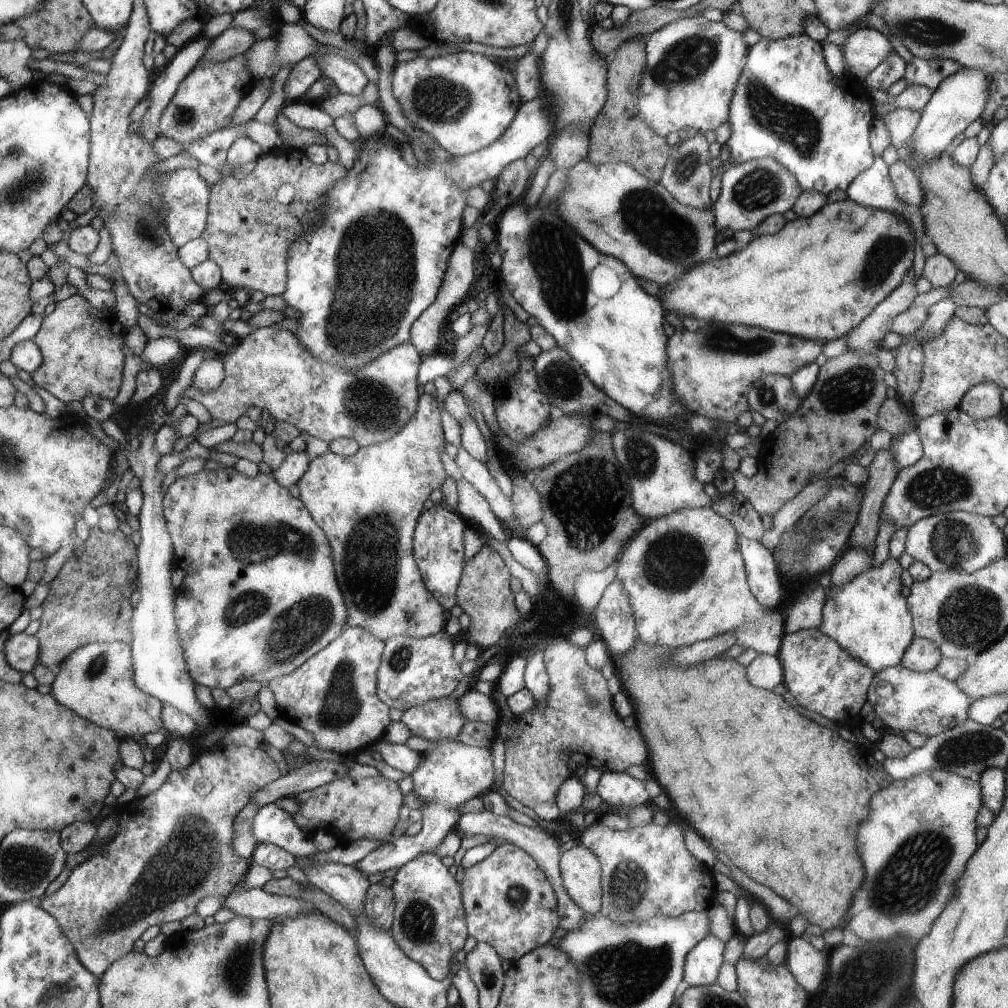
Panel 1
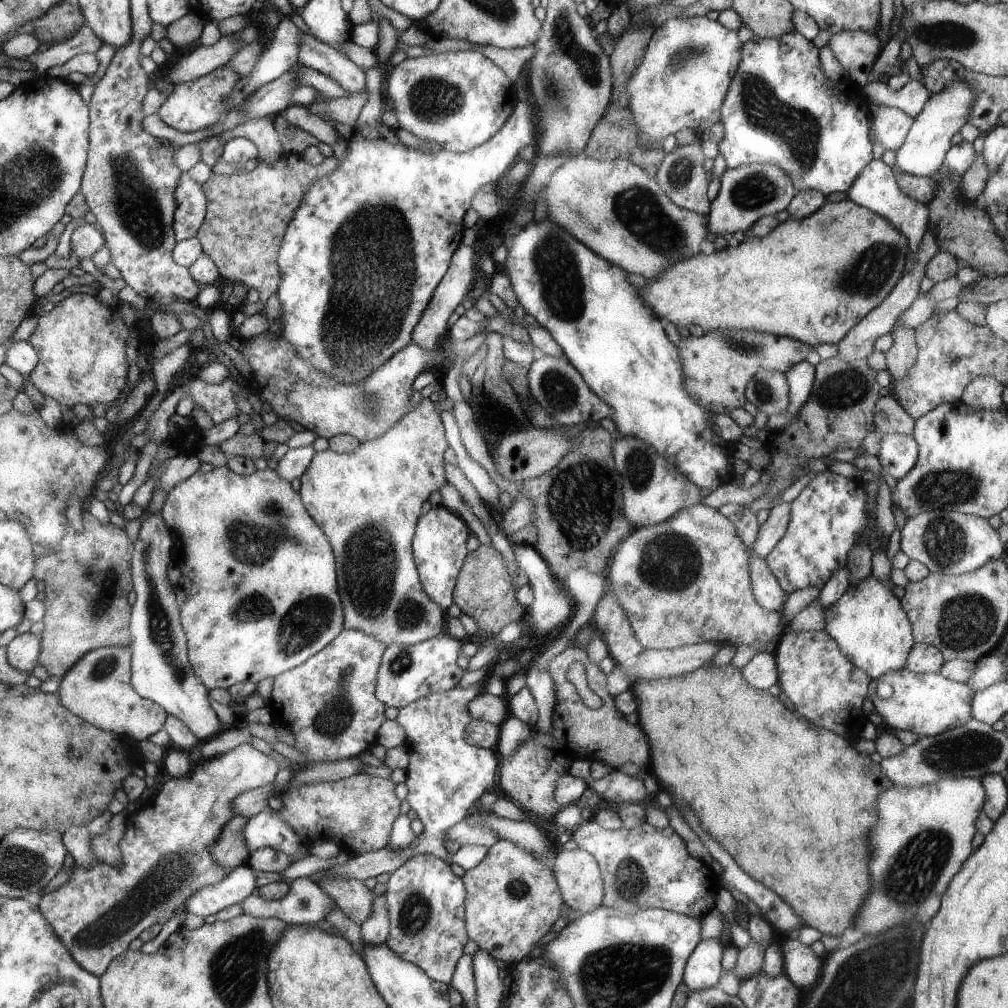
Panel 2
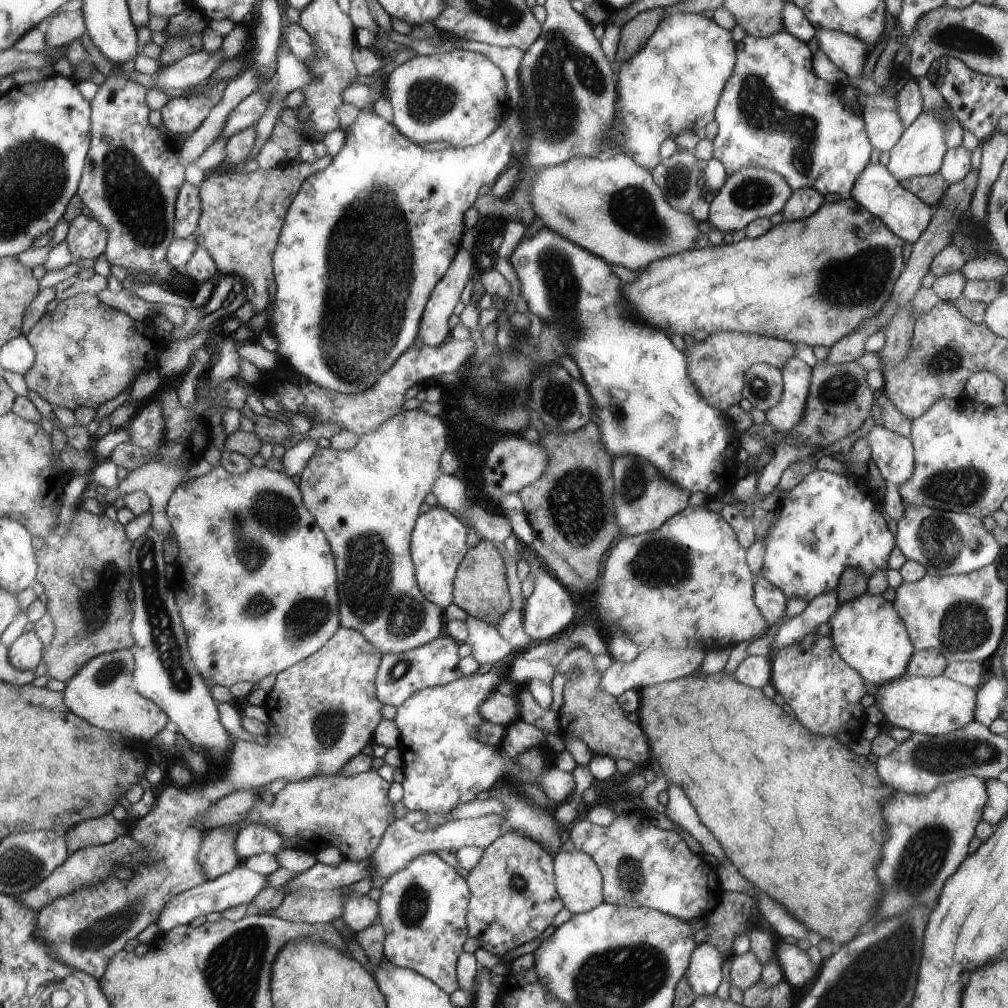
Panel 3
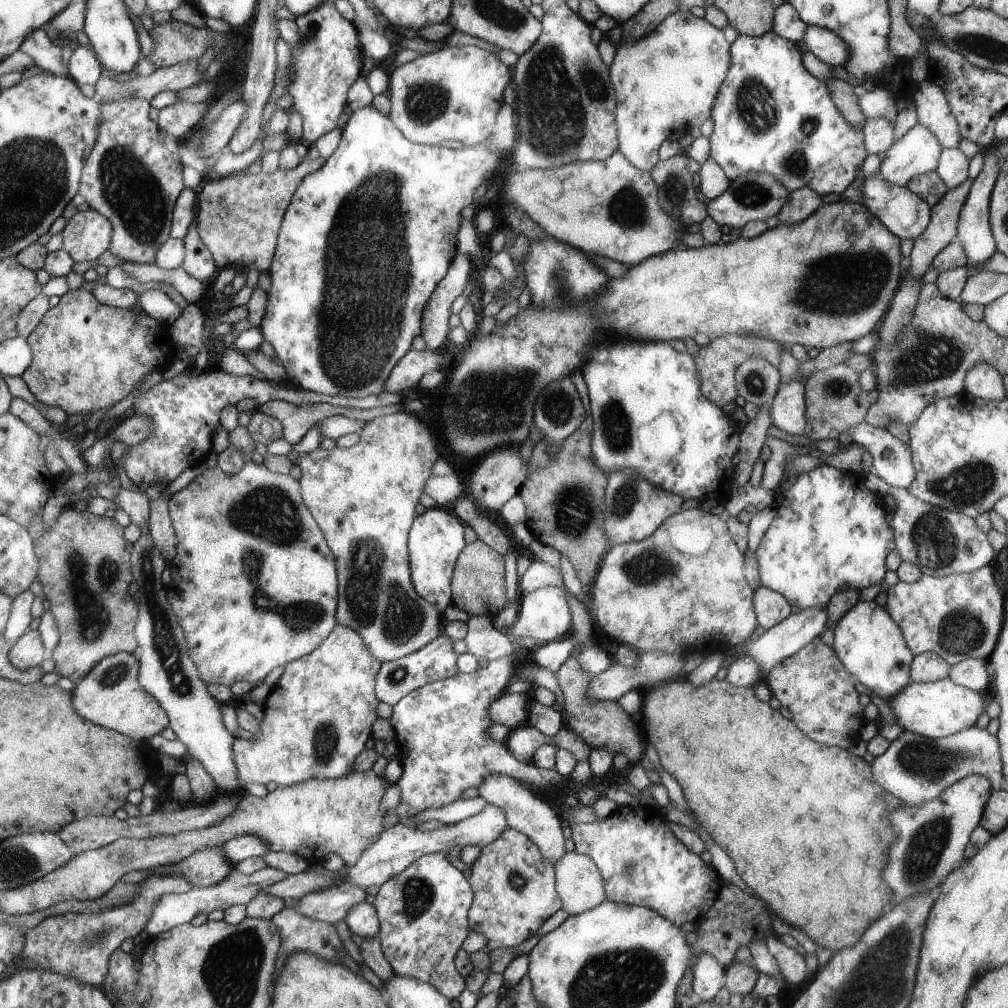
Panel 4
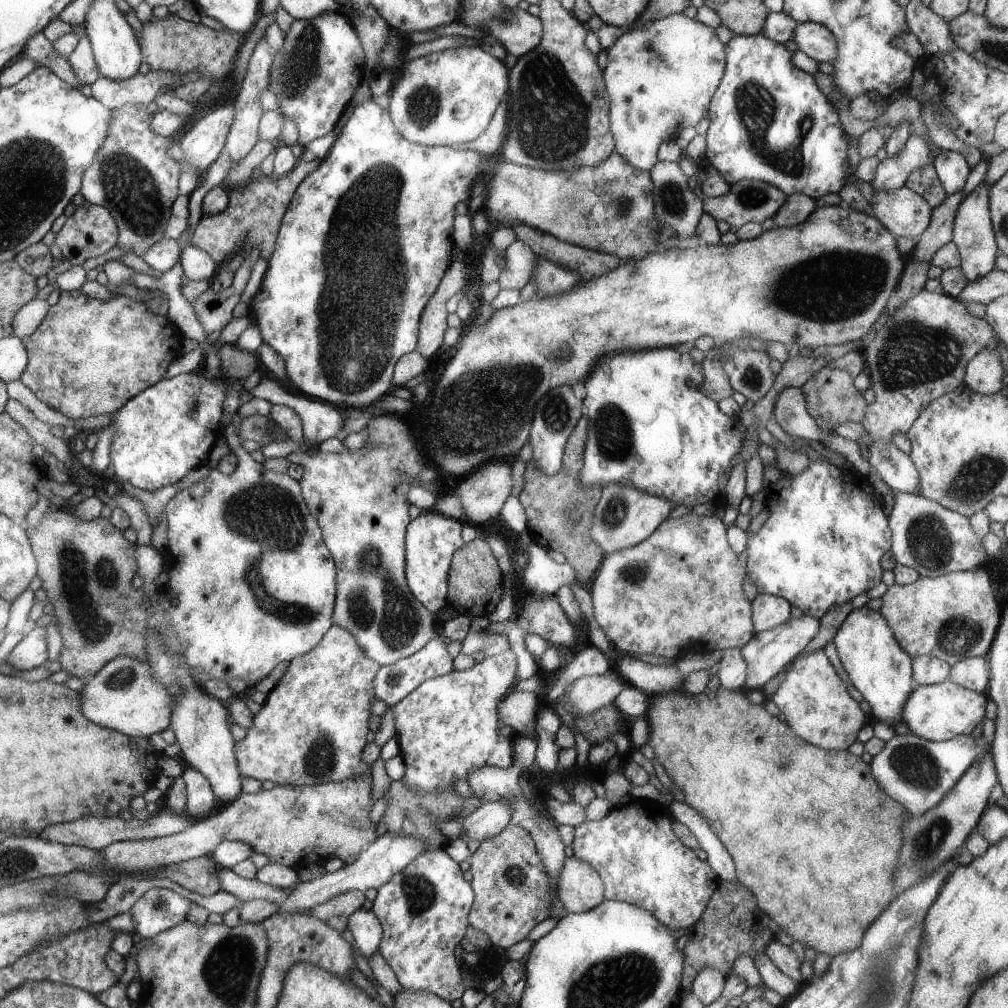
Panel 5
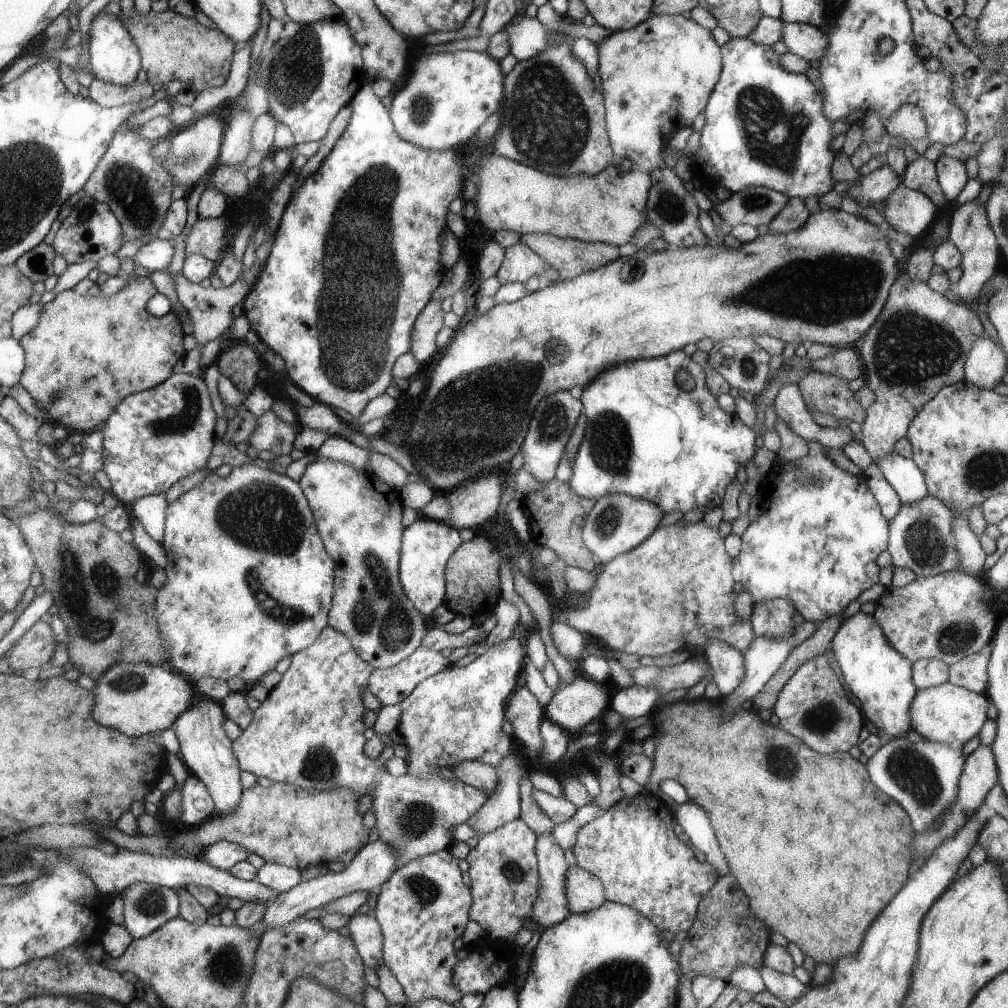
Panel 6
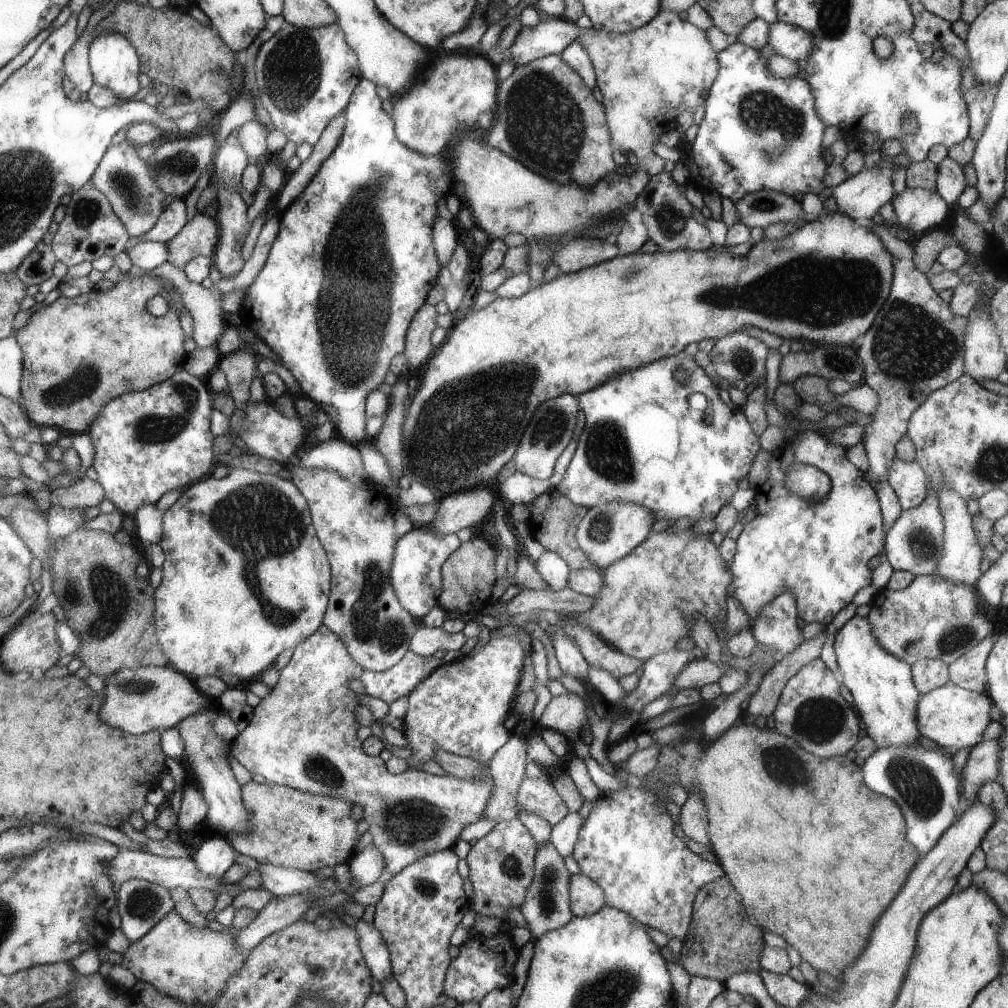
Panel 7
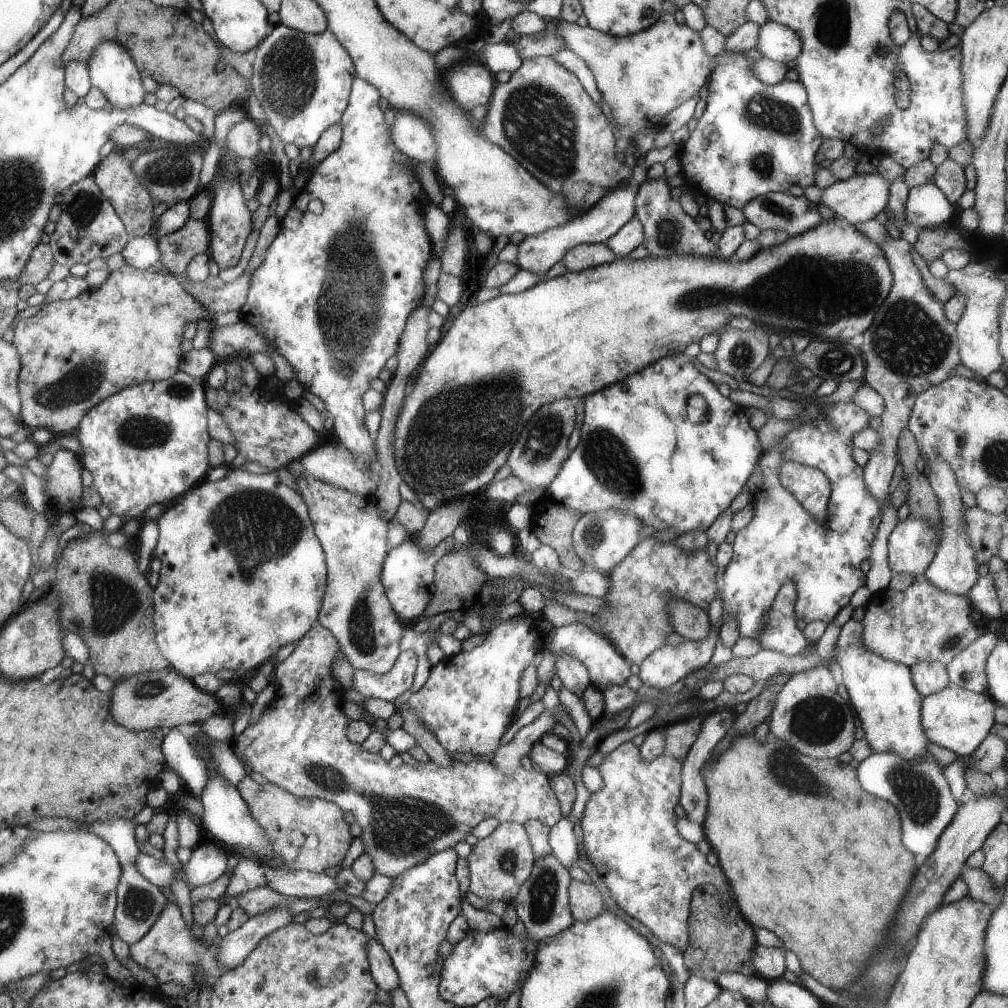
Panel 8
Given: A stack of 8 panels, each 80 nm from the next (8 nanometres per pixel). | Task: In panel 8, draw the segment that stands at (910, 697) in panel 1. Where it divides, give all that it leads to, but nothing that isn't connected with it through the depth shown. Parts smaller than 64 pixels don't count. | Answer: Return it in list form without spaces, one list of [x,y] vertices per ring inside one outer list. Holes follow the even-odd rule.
[[[949,686],[926,695],[921,702],[921,725],[929,742],[968,758],[989,735],[995,724],[997,703],[987,693],[975,693],[958,686]]]

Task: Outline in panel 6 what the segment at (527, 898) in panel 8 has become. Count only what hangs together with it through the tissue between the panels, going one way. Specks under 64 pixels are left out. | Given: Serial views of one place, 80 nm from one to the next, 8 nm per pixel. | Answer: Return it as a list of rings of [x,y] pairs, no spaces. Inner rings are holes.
[[[551,832],[537,838],[539,896],[533,904],[531,918],[540,930],[544,930],[570,916],[565,893],[569,866],[564,857],[565,850]]]

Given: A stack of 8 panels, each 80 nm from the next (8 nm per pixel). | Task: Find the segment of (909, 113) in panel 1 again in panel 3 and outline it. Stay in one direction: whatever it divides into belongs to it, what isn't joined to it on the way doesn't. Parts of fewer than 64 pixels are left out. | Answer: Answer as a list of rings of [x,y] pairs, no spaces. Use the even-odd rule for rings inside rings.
[[[867,103],[861,114],[871,145],[880,152],[889,151],[905,131],[905,126],[897,110],[875,109],[870,103]]]

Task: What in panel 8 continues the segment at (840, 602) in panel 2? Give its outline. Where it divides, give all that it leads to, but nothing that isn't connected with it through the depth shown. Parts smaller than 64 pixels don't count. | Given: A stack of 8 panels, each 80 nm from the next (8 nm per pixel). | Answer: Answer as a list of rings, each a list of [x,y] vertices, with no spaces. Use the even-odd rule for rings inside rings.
[[[852,616],[841,627],[835,644],[835,660],[842,671],[849,703],[862,723],[874,753],[895,752],[904,760],[927,757],[929,740],[921,725],[922,696],[915,687],[911,670],[905,664],[872,652],[863,643],[863,624]]]

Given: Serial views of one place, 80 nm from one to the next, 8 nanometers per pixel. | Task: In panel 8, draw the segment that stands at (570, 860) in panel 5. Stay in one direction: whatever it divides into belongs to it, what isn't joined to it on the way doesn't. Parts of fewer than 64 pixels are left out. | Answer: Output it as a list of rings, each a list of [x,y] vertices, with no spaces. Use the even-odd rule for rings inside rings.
[[[571,879],[569,884],[569,905],[576,921],[586,922],[604,912],[602,894],[594,888],[594,884],[577,879]]]

